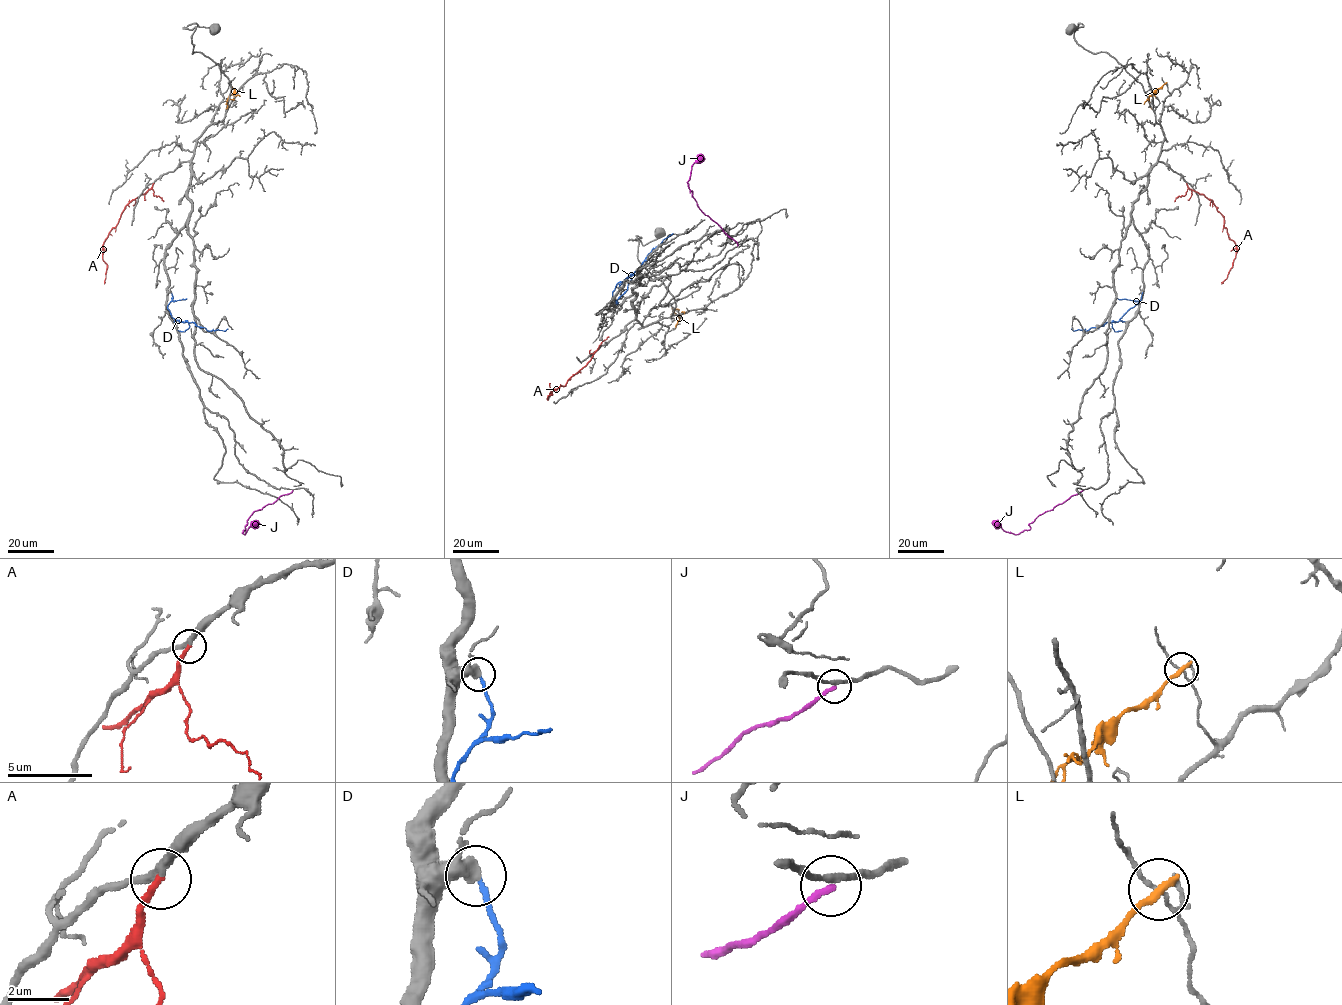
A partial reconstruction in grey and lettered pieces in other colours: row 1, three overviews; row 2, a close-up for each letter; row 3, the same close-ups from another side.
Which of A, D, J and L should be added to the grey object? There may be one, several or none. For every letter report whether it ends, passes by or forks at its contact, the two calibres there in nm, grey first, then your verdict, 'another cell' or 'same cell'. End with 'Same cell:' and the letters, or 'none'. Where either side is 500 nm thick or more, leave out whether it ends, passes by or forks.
A: it ends; calibres 280 and 240 nm; same cell
D: it ends; calibres 360 and 170 nm; another cell
J: it ends; calibres 200 and 200 nm; another cell
L: it ends; calibres 110 and 280 nm; another cell
Same cell: A

